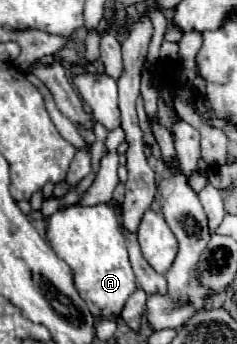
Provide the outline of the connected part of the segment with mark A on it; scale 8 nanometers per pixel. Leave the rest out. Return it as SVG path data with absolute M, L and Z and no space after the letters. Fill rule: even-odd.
M73 204L55 212L47 220L47 238L55 254L65 260L73 274L81 298L91 308L95 318L115 318L123 310L127 298L139 288L127 258L127 246L119 230L119 218L107 204L79 206Z

